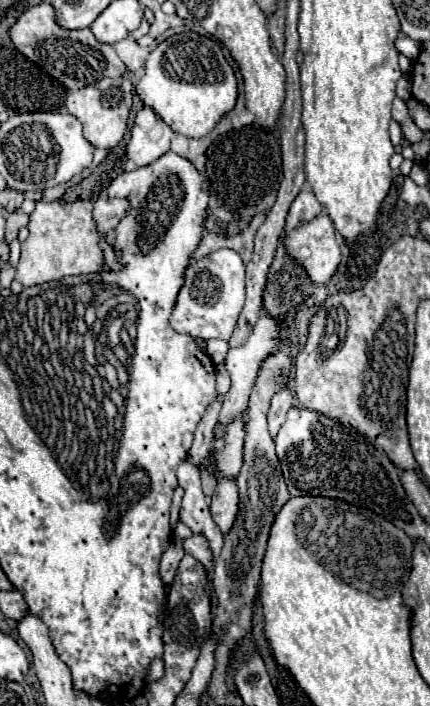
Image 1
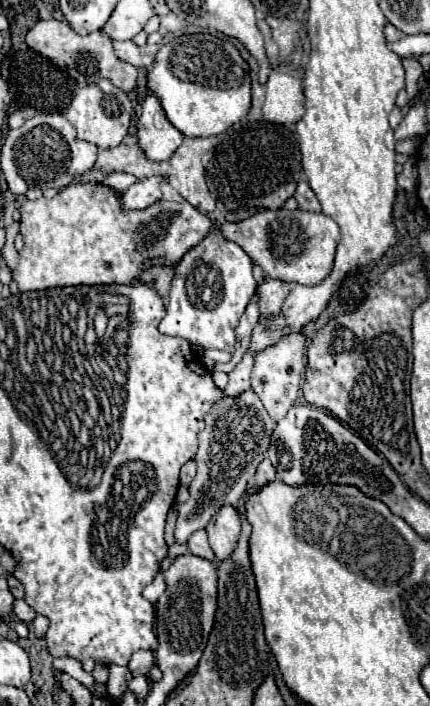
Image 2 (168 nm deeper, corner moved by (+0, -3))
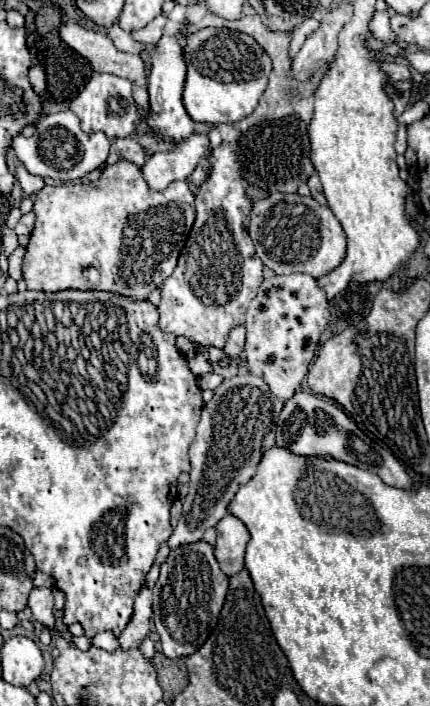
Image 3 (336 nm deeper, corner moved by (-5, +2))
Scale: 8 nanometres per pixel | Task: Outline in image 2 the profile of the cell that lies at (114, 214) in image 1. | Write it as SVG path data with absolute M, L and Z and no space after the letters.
M153 175L153 177L143 177L137 183L133 183L125 193L123 193L123 207L129 209L145 209L151 203L161 199L161 183L163 177Z

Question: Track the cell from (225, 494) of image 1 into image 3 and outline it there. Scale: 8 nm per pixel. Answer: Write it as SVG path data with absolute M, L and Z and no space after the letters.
M226 514L218 524L218 542L214 546L216 560L220 562L220 568L232 576L238 574L244 568L244 552L246 544L250 540L248 528L232 514Z

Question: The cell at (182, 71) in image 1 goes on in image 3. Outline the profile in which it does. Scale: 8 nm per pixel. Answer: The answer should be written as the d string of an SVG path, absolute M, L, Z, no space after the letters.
M204 28L186 36L184 42L186 82L184 82L184 108L194 122L206 124L232 124L240 122L258 106L266 90L270 74L270 58L256 44L254 38L242 32L228 32L218 28Z

